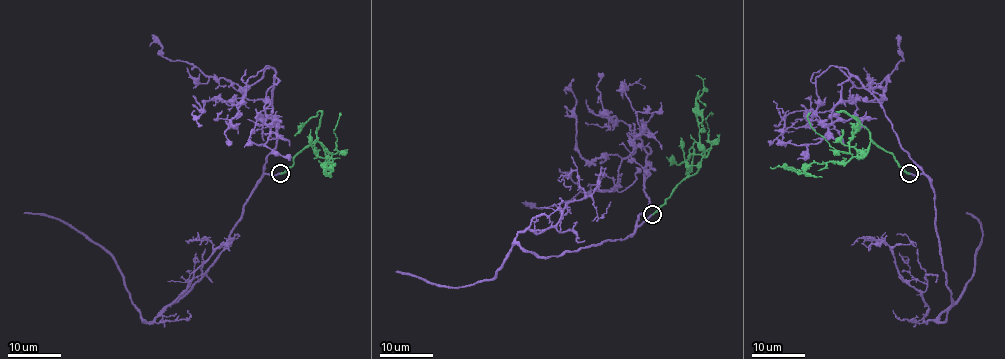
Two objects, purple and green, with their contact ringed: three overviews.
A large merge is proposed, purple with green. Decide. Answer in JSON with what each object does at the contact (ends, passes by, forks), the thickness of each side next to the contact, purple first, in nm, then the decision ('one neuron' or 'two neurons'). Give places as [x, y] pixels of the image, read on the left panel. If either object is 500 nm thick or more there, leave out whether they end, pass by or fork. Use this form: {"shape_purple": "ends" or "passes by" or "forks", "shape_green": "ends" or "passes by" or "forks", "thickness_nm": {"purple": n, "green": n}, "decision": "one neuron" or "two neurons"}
{"shape_purple": "ends", "shape_green": "ends", "thickness_nm": {"purple": 260, "green": 260}, "decision": "one neuron"}

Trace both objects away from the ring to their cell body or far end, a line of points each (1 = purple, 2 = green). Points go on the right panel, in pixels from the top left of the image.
1: (909, 174), (934, 193), (951, 292), (943, 321), (926, 323), (885, 244), (866, 240), (885, 232)
2: (909, 174), (889, 152), (871, 142), (863, 156), (844, 162), (810, 163), (801, 172), (771, 167)

